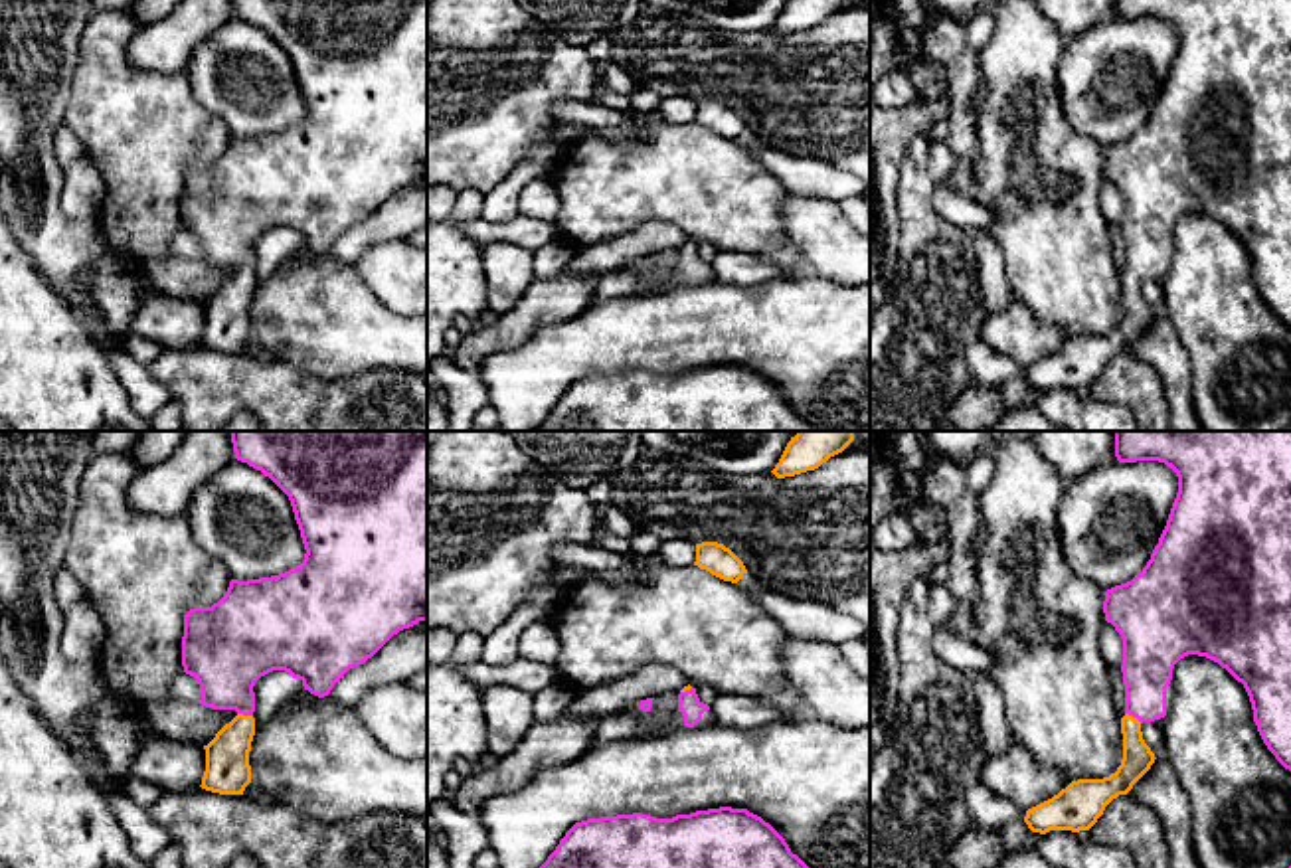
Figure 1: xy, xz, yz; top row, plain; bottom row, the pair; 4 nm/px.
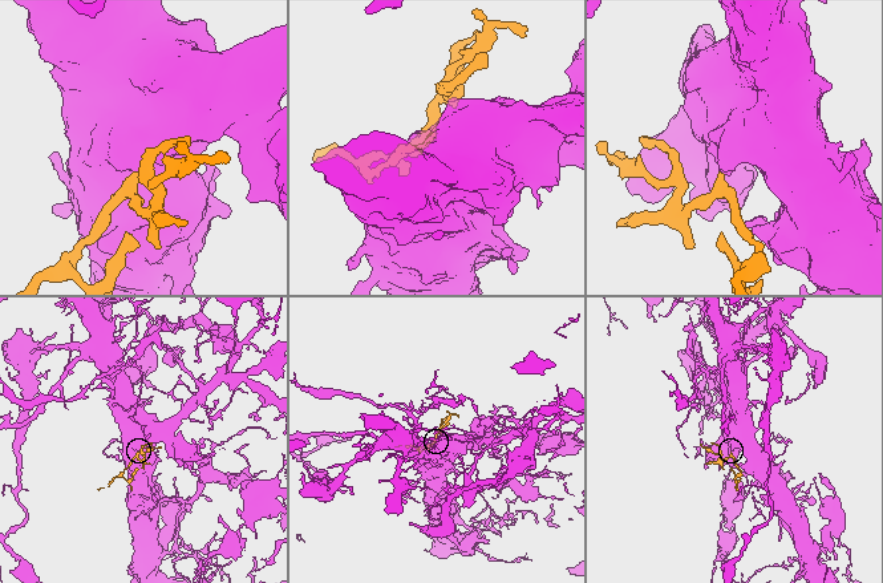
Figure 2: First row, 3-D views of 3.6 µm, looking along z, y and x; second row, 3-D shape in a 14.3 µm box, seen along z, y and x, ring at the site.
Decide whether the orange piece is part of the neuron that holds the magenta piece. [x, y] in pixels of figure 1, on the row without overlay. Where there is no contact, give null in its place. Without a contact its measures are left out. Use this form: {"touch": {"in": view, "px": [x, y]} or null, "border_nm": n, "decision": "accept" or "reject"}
{"touch": {"in": "yz", "px": [1133, 273]}, "border_nm": 80, "decision": "accept"}

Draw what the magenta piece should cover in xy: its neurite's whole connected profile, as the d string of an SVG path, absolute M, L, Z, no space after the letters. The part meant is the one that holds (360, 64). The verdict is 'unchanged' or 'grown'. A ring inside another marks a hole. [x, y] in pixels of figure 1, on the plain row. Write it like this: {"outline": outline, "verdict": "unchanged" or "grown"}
{"outline": "M233 0L233 10L237 18L261 28L289 53L306 111L301 123L285 130L247 138L231 136L217 160L212 164L194 164L184 172L182 223L184 229L200 241L202 257L198 261L237 269L237 273L204 303L206 328L200 344L219 352L243 352L251 340L249 308L255 293L253 243L261 233L273 227L285 227L293 235L299 235L304 247L324 255L350 225L372 216L393 192L419 178L427 178L427 0Z", "verdict": "grown"}

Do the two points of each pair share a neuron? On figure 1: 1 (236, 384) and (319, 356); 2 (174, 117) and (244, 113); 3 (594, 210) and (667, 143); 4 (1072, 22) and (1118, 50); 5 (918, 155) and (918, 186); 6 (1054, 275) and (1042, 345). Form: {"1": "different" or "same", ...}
{"1": "different", "2": "different", "3": "same", "4": "different", "5": "same", "6": "different"}

